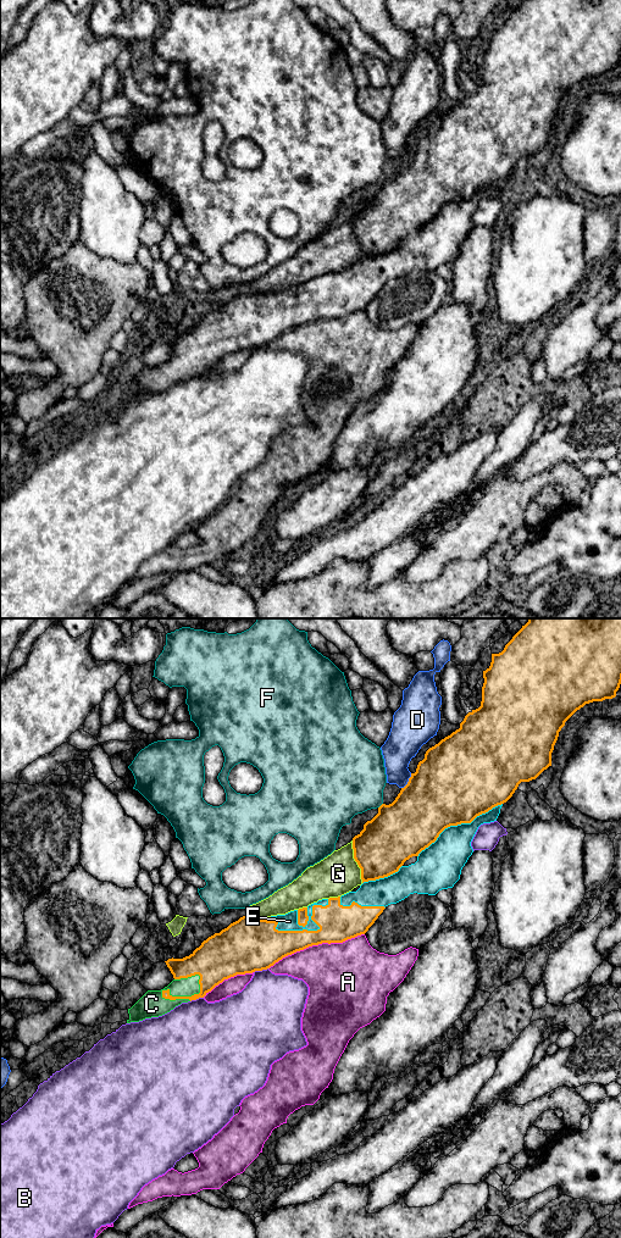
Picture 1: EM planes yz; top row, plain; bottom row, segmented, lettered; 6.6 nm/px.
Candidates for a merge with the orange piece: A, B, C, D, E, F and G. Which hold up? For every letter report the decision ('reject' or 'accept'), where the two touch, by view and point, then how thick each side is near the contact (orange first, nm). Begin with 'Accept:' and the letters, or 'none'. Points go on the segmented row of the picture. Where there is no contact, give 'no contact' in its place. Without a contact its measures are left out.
Accept: C, E
A: reject; contact yz (316, 944); calibres 240 and 440 nm
B: reject; contact yz (260, 970); calibres 360 and 420 nm
C: accept; contact yz (188, 997); calibres 200 and 170 nm
D: reject; contact yz (409, 781); calibres 460 and 220 nm
E: accept; contact yz (298, 931); calibres 280 and 110 nm
F: reject; contact yz (381, 805); calibres 380 and 440 nm
G: reject; contact yz (355, 860); calibres 360 and 280 nm

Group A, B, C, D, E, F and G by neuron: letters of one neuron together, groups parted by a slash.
A / B / C E / D / F / G

